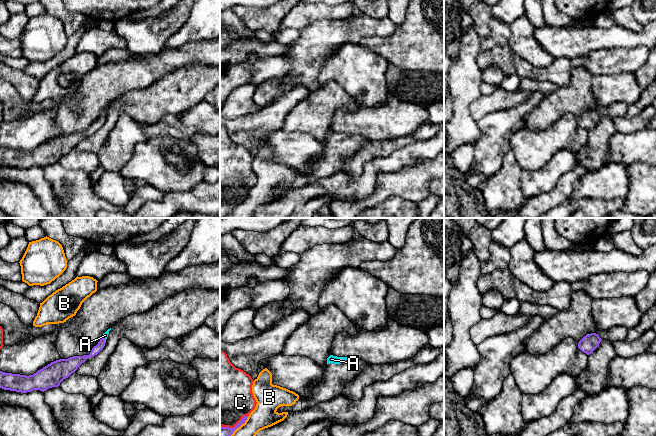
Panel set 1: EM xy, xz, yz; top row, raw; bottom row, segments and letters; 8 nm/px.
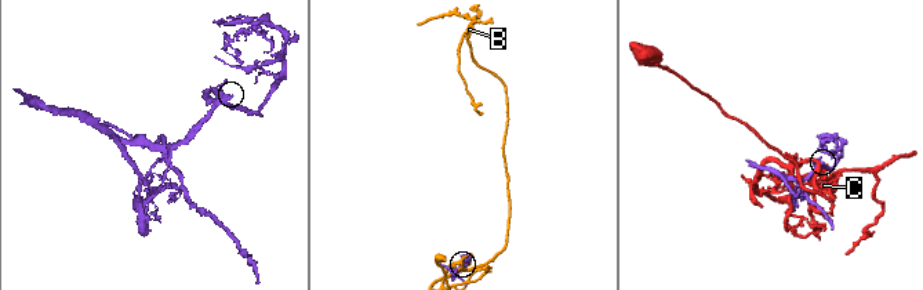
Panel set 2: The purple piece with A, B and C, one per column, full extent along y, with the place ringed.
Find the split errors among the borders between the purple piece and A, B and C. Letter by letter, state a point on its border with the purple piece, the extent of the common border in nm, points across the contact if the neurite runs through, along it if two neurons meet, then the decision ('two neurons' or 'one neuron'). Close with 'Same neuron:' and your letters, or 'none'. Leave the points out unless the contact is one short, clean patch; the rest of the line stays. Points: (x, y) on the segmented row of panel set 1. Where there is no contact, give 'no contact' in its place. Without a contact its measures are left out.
A: contact xy (104, 339); length 60 nm; one neuron
B: contact xz (240, 425); length 220 nm; two neurons
C: contact xz (234, 427); length 240 nm; two neurons
Same neuron: A

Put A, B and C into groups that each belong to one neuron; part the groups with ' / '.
A / B / C

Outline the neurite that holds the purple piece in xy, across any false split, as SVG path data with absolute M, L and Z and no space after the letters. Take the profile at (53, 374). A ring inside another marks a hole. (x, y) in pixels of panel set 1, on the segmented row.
M111 328L103 333L102 338L92 348L89 355L56 360L29 376L0 371L0 388L27 393L33 390L44 392L49 388L58 387L64 379L74 373L89 357L94 357L104 348L110 330Z

